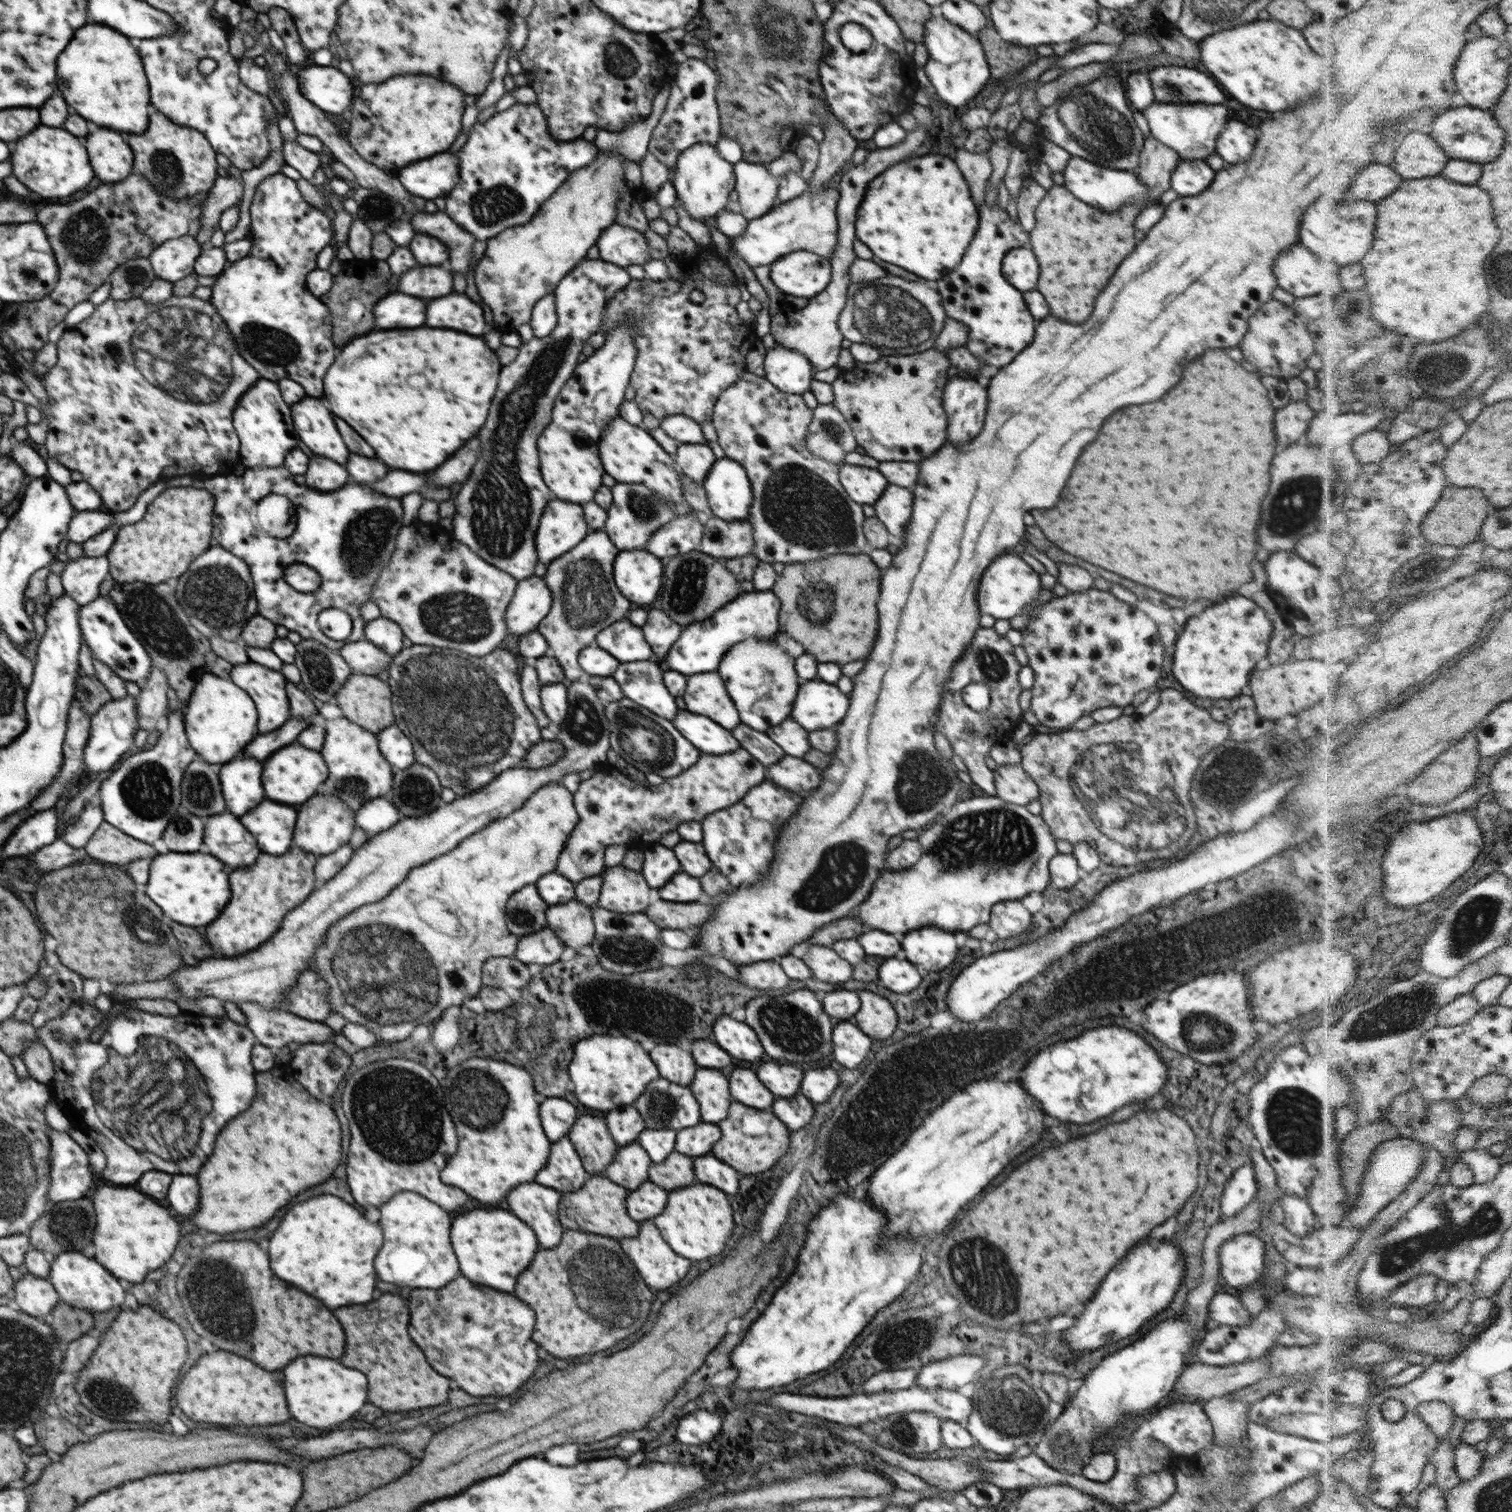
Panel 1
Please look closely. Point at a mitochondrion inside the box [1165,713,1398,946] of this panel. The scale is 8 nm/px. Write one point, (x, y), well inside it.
(1217, 772)

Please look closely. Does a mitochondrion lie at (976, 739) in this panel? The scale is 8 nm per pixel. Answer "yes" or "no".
no

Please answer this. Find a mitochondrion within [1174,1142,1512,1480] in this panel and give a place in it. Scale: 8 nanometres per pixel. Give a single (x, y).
(1398, 1257)

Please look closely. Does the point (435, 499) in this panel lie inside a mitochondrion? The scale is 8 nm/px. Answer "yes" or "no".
no

